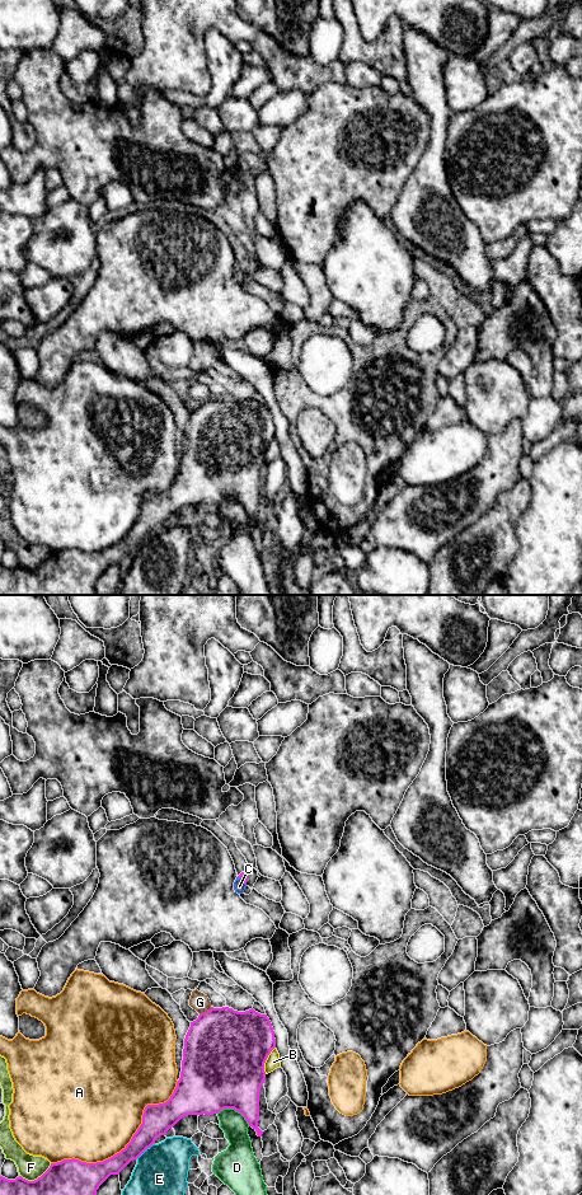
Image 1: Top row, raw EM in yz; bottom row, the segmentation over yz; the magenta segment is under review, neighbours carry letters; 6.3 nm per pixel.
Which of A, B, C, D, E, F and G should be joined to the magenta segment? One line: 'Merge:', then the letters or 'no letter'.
Merge: no letter

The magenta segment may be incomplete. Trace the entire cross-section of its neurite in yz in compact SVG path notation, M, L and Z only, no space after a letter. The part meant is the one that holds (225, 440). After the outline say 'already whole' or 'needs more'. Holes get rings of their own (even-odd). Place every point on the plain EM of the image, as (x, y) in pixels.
M211 397L191 412L184 428L180 468L173 484L164 493L145 497L142 514L125 539L97 553L75 548L51 553L34 571L22 566L15 570L0 566L0 595L97 595L97 580L111 564L119 564L131 550L155 534L158 526L165 525L188 505L213 505L224 498L234 498L245 507L257 525L262 526L263 521L258 517L259 482L266 470L264 453L274 437L274 421L267 404L253 398L238 402L229 397Z; already whole

